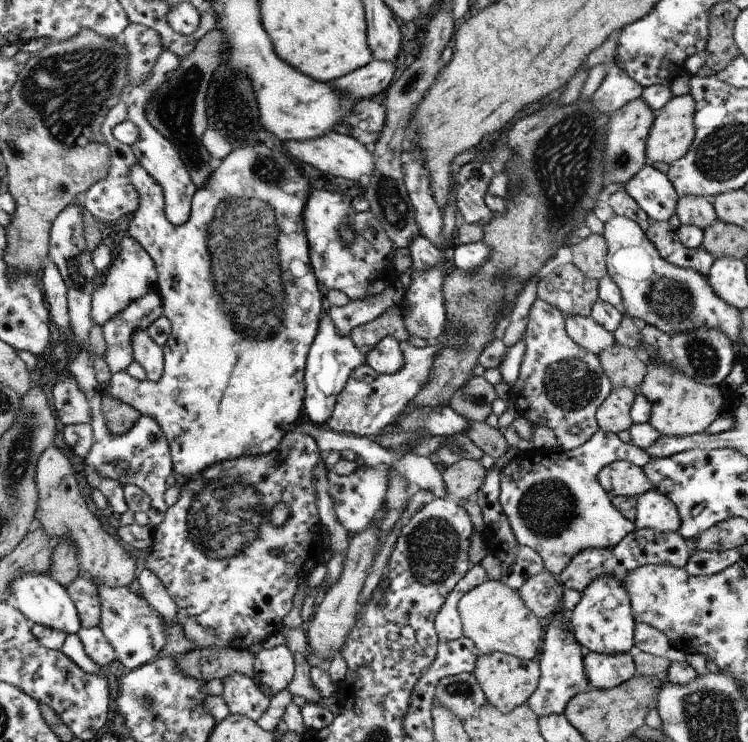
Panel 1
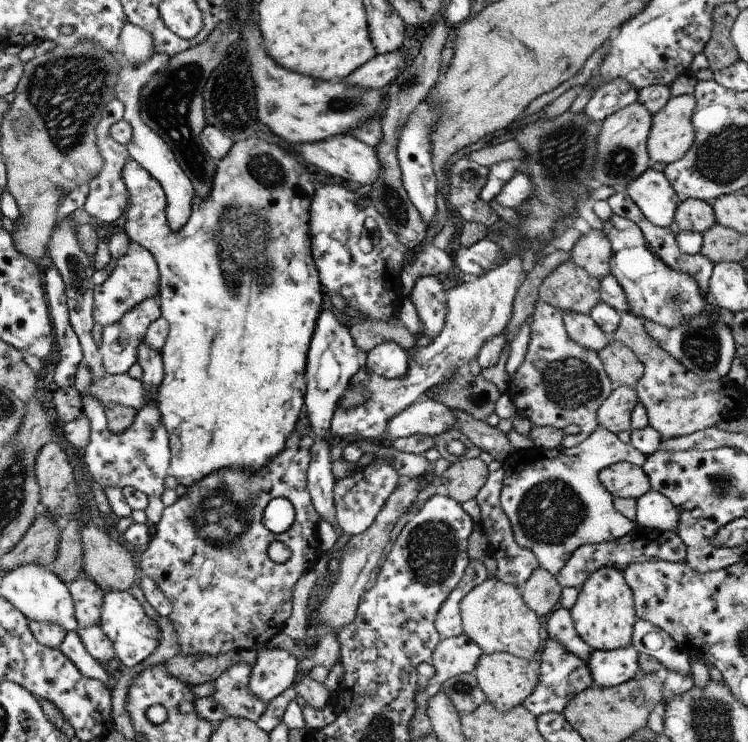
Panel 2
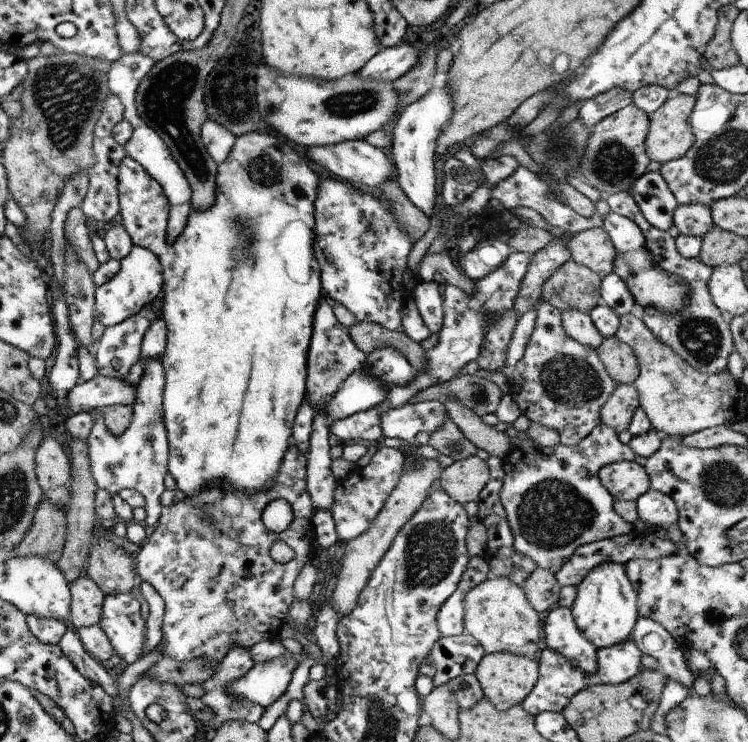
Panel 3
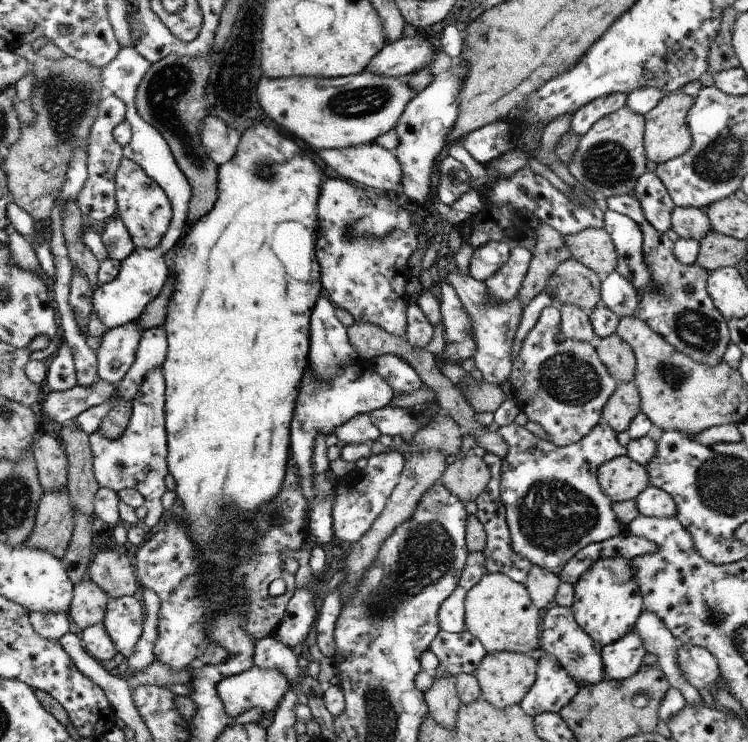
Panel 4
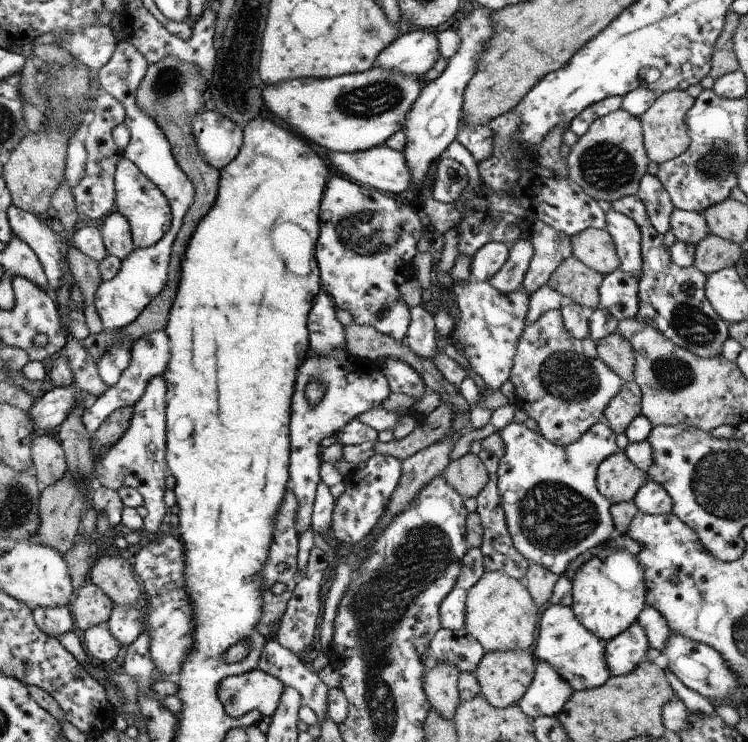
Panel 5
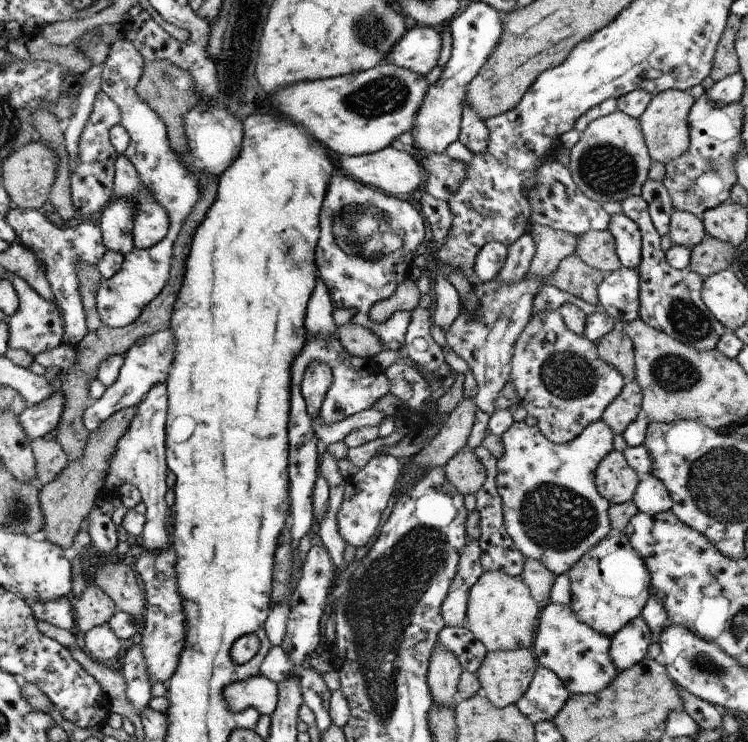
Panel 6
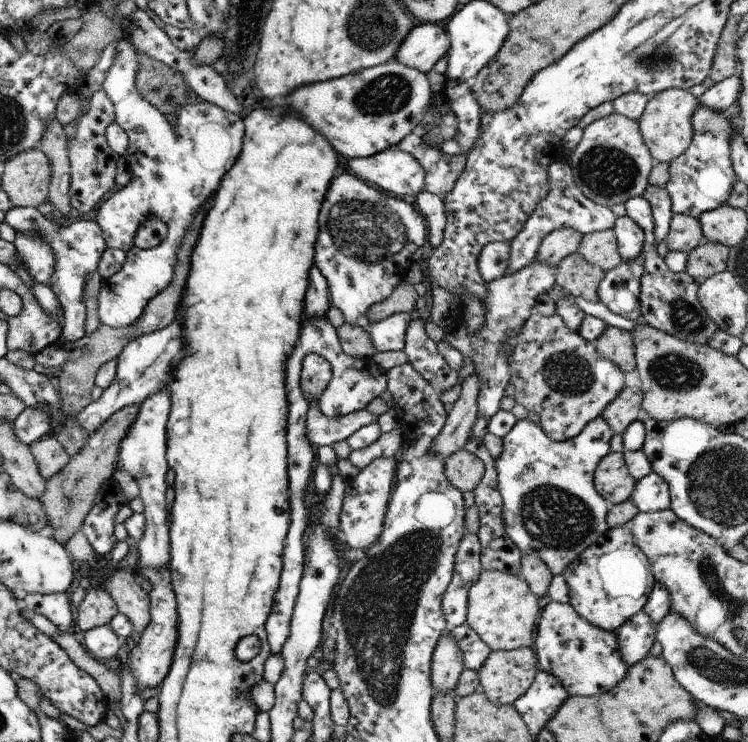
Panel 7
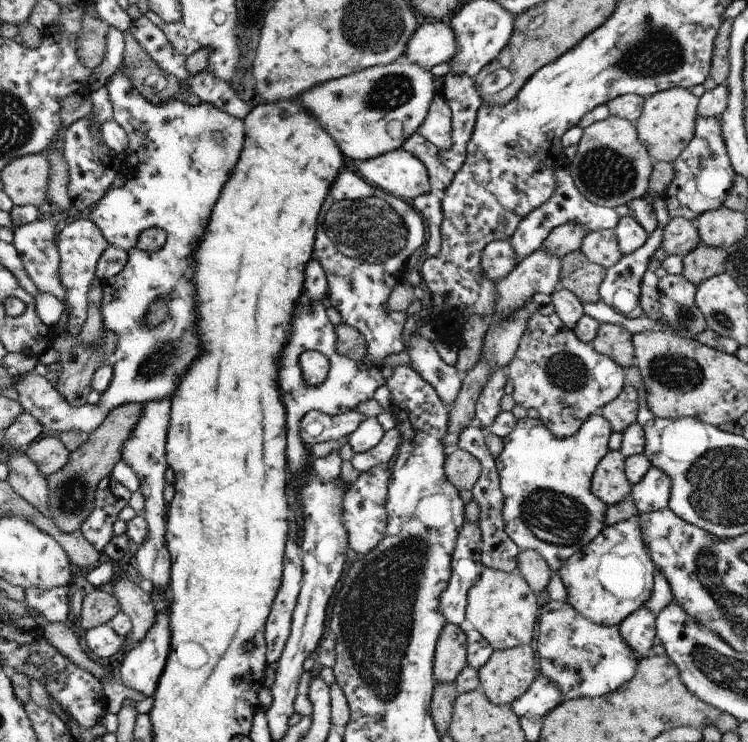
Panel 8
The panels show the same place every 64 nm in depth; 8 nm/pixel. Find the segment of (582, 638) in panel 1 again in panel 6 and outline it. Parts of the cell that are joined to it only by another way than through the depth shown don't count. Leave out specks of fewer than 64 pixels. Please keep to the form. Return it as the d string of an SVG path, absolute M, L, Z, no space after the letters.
M612 532L582 555L567 573L571 582L569 606L592 630L612 637L641 614L651 597L650 571L624 532Z

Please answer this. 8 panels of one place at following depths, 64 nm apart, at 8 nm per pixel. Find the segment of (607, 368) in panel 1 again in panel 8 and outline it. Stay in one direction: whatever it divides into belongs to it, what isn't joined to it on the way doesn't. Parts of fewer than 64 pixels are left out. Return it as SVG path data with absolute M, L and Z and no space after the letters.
M601 323L591 345L601 355L612 358L623 368L634 365L633 334L622 326Z

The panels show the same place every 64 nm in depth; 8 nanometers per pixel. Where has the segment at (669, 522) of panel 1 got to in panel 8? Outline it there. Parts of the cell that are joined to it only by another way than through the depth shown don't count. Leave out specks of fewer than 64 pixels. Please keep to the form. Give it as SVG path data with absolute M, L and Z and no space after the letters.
M650 467L640 482L631 486L630 498L640 513L662 510L669 506L671 482L659 468Z

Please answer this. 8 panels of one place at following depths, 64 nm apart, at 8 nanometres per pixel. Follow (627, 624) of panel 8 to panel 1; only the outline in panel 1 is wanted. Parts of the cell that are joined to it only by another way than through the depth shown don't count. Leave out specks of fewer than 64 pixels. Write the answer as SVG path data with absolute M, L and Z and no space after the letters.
M585 651L583 661L590 690L611 689L632 678L635 673L633 654L603 655Z

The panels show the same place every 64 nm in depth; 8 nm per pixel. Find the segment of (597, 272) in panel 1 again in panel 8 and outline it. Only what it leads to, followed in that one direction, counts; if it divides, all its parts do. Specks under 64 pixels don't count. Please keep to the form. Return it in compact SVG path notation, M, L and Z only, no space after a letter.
M615 229L592 231L586 234L581 242L580 250L590 262L609 269L623 257Z

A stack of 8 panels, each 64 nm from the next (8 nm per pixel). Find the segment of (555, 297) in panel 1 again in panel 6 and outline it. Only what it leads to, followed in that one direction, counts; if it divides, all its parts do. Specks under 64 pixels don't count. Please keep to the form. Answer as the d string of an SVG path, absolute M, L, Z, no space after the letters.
M578 255L566 257L548 277L548 282L588 304L599 304L597 288L605 273L588 266Z

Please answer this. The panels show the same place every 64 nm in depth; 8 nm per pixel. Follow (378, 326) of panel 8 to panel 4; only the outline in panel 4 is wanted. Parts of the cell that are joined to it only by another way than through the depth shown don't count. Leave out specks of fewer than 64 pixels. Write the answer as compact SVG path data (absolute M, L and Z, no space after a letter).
M330 178L322 183L317 202L318 238L316 260L321 268L321 286L336 307L352 314L356 323L370 323L393 335L405 336L407 329L407 301L404 270L408 258L418 248L418 227L410 211L396 205L385 194L362 189L339 178Z

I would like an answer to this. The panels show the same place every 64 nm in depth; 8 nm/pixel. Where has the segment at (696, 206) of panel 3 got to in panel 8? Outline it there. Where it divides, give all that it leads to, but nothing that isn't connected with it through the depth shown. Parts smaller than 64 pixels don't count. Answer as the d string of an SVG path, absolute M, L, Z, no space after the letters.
M672 217L664 227L661 248L667 255L685 257L701 244L695 223L684 217Z

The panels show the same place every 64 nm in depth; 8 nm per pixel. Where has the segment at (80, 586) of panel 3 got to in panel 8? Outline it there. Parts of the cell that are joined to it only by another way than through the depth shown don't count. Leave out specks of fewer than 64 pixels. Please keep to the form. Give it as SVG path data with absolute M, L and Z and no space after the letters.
M96 588L83 598L81 614L76 624L85 632L106 624L121 611L119 602L109 589Z

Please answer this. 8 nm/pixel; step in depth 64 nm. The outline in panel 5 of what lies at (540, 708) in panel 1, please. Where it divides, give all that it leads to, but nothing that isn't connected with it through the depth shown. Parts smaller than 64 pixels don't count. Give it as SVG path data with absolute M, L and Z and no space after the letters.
M537 660L533 681L517 704L531 719L554 716L562 710L574 691L549 662Z

